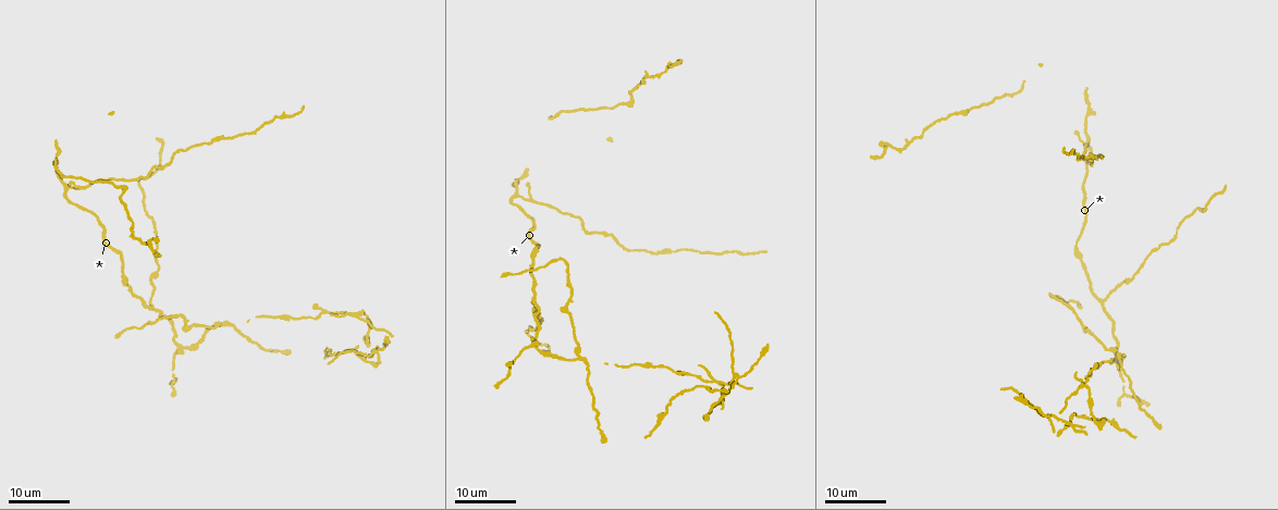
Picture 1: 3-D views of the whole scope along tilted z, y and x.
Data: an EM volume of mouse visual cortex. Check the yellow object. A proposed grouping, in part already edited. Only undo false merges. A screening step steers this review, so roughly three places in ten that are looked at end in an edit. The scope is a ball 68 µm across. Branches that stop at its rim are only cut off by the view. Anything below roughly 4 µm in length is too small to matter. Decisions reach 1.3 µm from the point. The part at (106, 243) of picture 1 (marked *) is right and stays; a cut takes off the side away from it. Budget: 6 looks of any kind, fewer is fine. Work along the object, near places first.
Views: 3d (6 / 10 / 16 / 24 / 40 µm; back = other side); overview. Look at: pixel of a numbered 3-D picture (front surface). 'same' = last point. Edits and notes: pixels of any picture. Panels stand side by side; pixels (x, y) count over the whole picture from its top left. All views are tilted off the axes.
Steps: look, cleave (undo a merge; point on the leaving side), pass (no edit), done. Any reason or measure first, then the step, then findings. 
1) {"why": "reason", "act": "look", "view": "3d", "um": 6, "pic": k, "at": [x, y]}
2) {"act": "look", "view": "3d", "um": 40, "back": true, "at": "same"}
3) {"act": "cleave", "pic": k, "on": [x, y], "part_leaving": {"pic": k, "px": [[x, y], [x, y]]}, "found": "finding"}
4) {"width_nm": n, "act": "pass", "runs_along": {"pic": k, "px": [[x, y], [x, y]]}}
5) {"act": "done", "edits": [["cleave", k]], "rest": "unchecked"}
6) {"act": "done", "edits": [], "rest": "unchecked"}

{"why": "small branch off a trunk", "act": "look", "view": "3d", "um": 16, "pic": 1, "at": [1087, 136]}

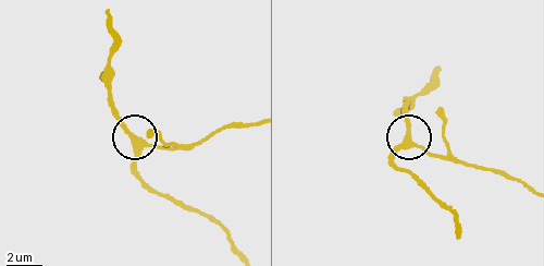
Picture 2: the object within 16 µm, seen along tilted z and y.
{"act": "look", "view": "3d", "um": 6, "pic": 2, "at": [408, 139]}

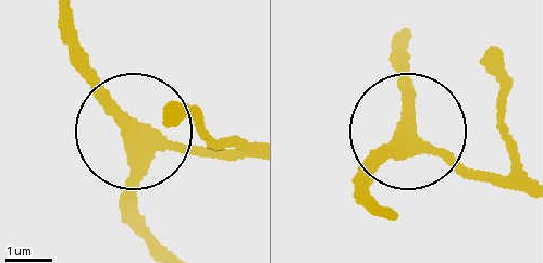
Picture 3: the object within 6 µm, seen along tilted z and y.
{"act": "look", "view": "3d", "um": 6, "back": true, "pic": 3, "at": [407, 131]}

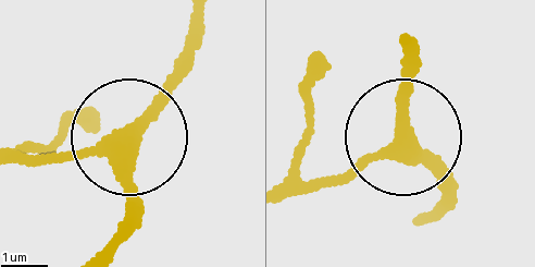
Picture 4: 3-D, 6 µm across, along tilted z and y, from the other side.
{"side_arm_um": 51, "act": "pass", "runs_along": {"pic": 4, "px": [[95, 252], [132, 208], [122, 144], [23, 157]]}, "found": "continuous, no second cell"}

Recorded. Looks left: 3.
{"why": "arms part here", "act": "look", "view": "3d", "um": 16, "pic": 1, "at": [535, 303]}

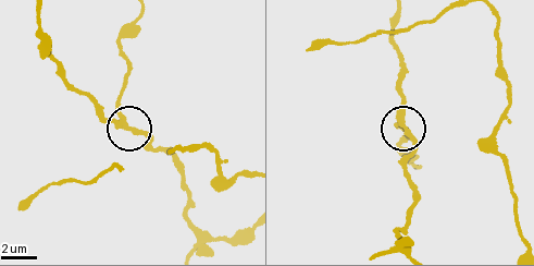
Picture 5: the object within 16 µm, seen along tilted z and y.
{"why": "closer look", "act": "look", "view": "3d", "um": 6, "pic": 5, "at": [399, 120]}

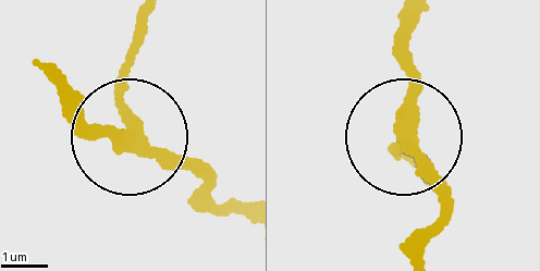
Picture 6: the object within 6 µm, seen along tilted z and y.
{"side_arm_um": 36, "act": "pass", "found": "all the same cell"}

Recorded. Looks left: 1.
{"act": "done", "edits": [], "rest": "unchecked"}

